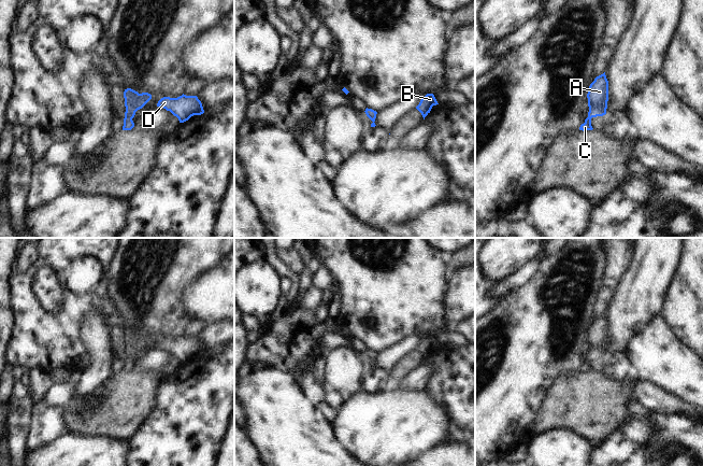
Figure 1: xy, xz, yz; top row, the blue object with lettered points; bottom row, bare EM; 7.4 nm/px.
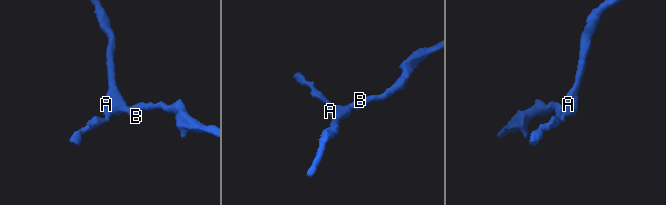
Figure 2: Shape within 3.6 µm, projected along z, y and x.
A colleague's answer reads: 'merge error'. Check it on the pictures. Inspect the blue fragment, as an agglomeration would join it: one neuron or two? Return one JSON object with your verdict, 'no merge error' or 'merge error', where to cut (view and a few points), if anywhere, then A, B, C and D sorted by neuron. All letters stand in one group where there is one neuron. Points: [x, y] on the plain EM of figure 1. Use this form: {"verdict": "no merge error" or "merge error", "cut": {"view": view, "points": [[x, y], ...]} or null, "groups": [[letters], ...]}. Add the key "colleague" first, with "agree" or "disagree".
{"colleague": "disagree", "verdict": "no merge error", "cut": null, "groups": [["A", "B", "C", "D"]]}

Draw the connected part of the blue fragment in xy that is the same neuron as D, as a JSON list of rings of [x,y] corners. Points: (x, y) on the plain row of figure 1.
[[[184,335],[177,339],[163,338],[158,342],[157,348],[170,352],[178,359],[180,364],[188,362],[193,356],[204,354],[202,344],[197,337],[186,337]]]

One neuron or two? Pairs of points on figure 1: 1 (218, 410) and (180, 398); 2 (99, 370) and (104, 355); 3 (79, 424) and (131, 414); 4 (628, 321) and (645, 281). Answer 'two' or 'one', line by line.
1: one
2: one
3: one
4: one

